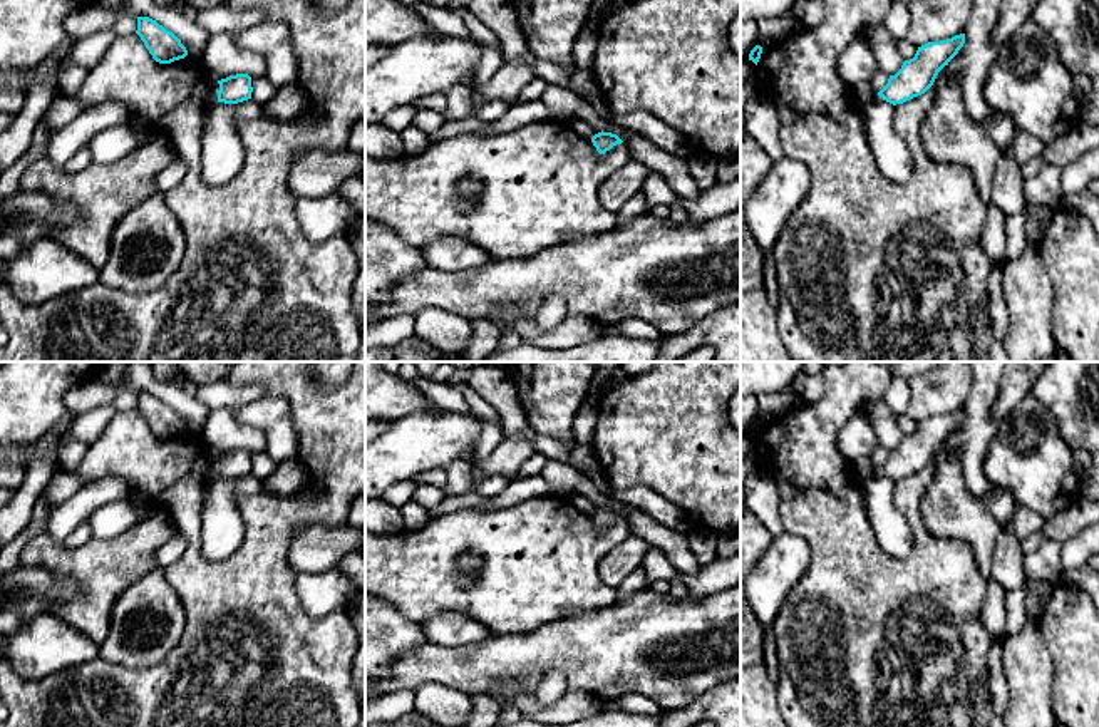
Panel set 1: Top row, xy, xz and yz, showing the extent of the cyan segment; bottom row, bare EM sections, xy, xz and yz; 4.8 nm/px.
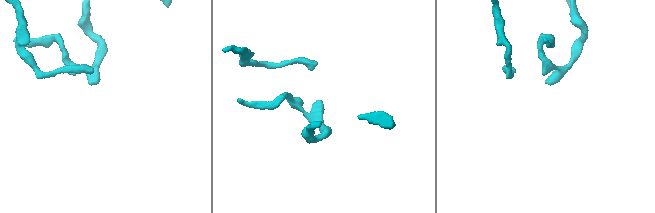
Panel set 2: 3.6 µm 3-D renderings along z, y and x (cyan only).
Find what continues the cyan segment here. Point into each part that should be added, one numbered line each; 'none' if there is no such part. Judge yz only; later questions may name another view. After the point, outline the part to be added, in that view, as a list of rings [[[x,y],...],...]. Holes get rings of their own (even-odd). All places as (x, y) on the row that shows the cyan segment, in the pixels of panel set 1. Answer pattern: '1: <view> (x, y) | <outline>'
none

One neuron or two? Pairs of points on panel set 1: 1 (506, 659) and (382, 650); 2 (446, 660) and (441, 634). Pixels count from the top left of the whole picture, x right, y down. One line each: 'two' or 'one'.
1: two
2: two

